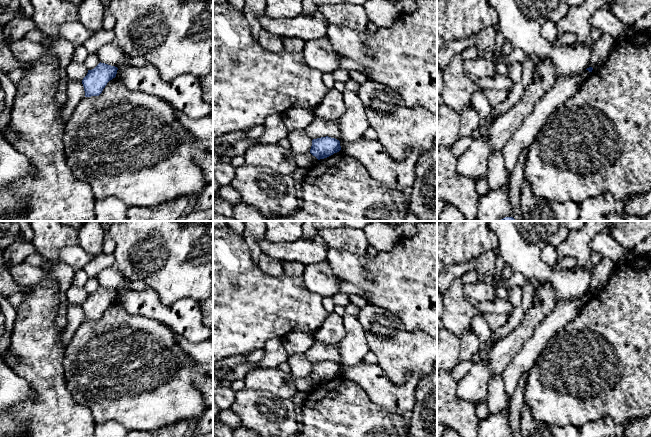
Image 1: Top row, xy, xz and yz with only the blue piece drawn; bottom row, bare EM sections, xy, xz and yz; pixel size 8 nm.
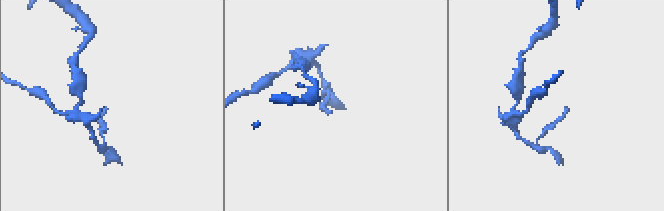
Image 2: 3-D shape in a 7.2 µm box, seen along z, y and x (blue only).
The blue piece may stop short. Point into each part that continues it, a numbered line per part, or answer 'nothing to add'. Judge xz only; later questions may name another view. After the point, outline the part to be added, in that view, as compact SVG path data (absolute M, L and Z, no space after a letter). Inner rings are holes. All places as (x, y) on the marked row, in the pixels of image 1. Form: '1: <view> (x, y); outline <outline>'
nothing to add

